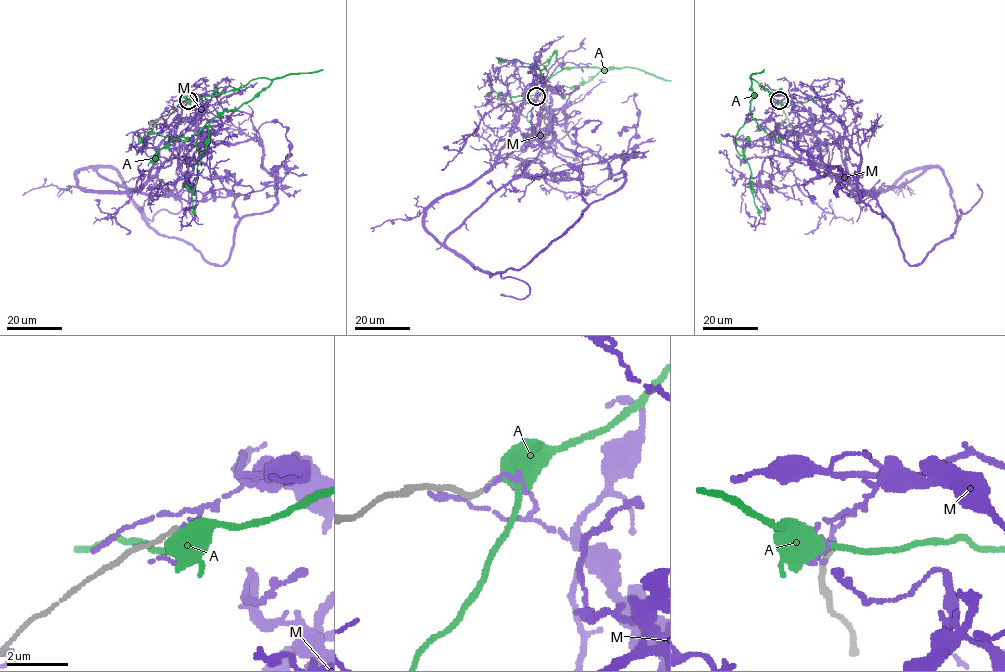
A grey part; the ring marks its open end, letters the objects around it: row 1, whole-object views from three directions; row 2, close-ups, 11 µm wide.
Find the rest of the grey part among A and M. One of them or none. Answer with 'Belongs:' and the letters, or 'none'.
Belongs: none

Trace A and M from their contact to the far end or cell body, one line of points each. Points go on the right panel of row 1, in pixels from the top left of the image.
A: (779, 101), (751, 77), (751, 117), (735, 139), (741, 155), (748, 138), (740, 166)
M: (779, 101), (793, 97), (813, 118), (813, 159), (855, 196), (939, 167), (957, 221), (981, 197), (977, 184)

